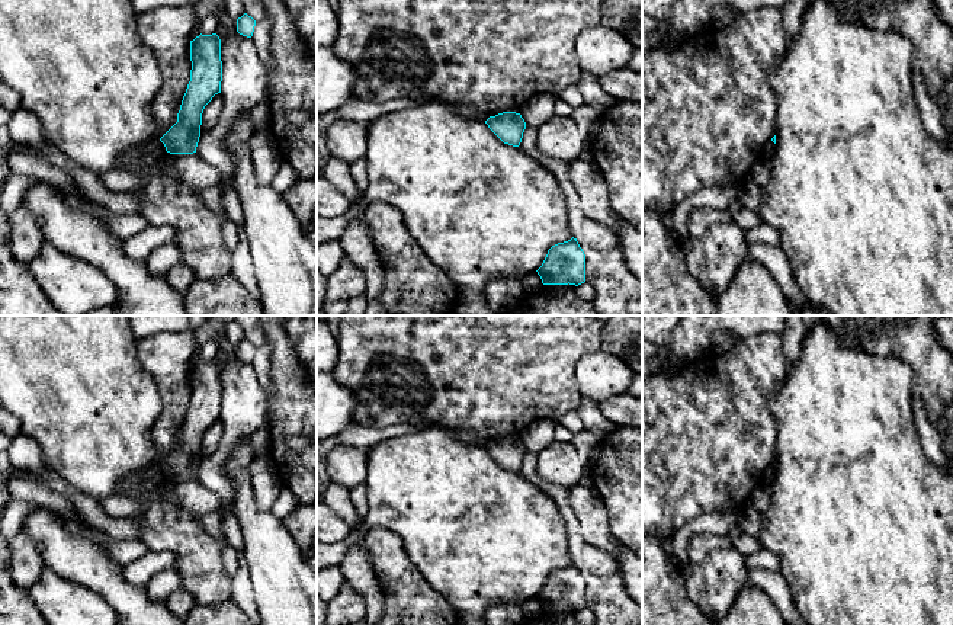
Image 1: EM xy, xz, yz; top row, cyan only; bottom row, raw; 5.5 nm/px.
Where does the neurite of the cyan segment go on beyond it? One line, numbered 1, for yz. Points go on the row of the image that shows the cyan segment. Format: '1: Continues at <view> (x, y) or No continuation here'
1: No continuation here

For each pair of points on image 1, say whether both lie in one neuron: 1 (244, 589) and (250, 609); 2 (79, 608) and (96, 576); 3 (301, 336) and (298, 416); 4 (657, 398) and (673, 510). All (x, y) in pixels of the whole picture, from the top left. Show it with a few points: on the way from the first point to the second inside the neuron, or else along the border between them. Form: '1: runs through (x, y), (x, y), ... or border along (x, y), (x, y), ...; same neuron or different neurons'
1: runs through (244, 593), (247, 605); same neuron
2: border along (58, 574), (95, 590), (115, 609); different neurons
3: border along (285, 330), (289, 345), (301, 364); different neurons
4: runs through (657, 426), (657, 483); same neuron

